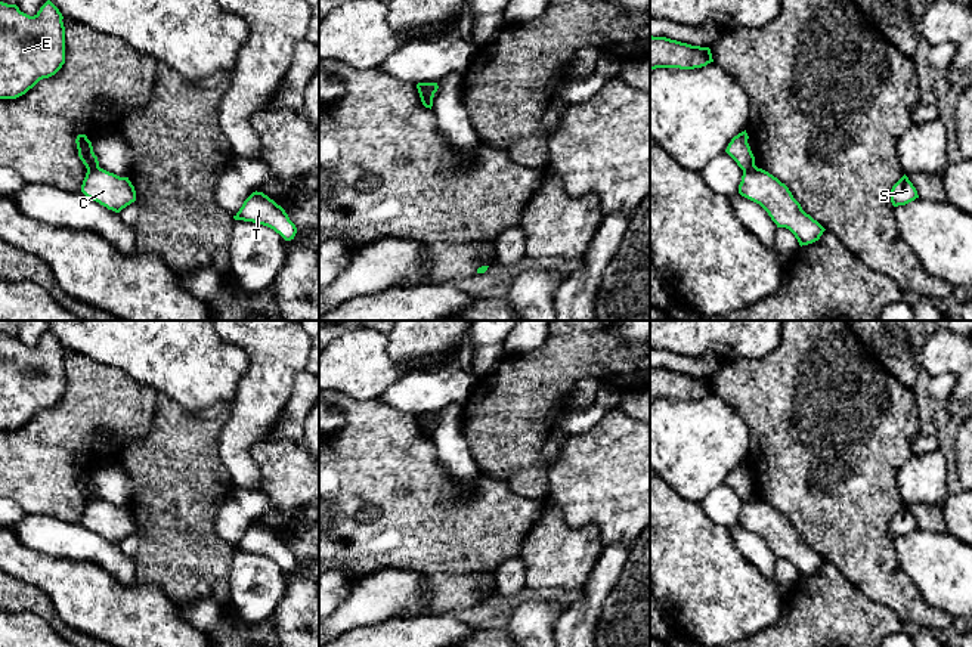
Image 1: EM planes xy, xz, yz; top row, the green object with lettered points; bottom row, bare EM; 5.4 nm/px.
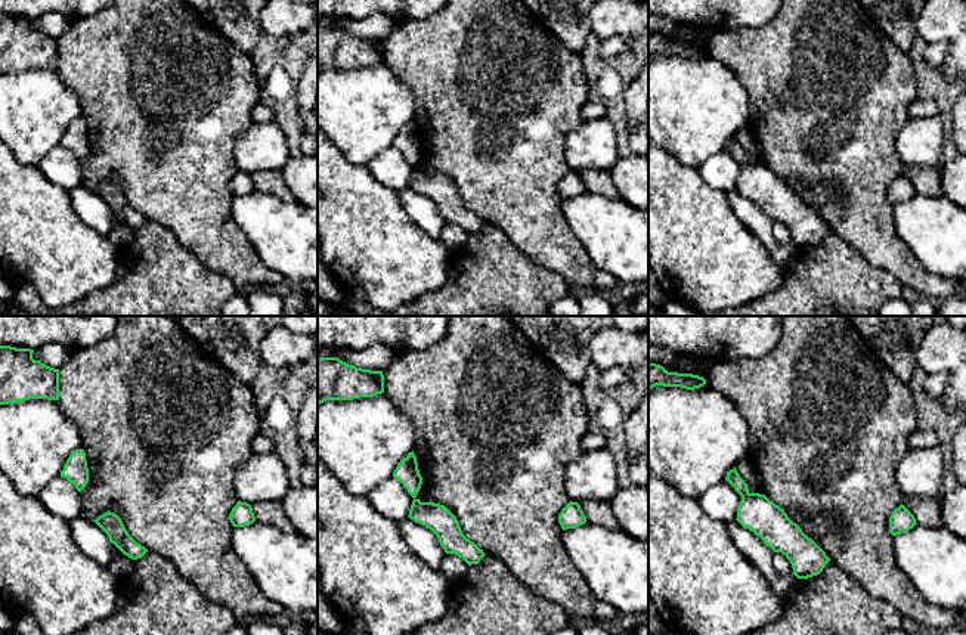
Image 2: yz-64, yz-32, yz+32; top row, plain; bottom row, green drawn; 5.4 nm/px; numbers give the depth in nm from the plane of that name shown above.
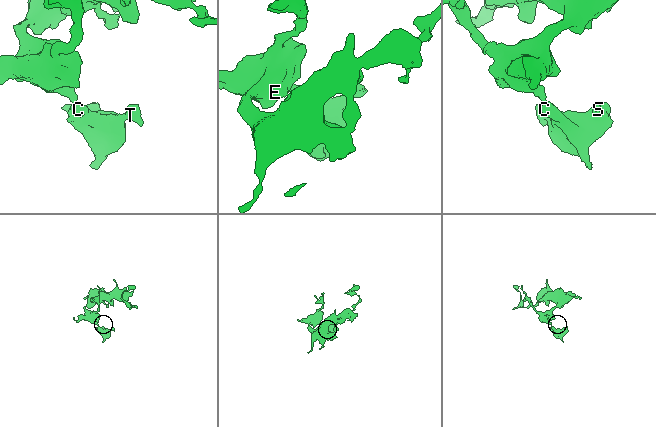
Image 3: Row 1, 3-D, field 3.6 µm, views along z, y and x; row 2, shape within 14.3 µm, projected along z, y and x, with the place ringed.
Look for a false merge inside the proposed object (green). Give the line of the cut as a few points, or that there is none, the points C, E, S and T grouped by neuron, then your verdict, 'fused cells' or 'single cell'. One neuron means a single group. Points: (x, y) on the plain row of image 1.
cut xy (98, 497), (87, 501); groups C S T / E; fused cells

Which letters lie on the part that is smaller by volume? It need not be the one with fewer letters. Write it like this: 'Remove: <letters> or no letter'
Remove: C, S, T

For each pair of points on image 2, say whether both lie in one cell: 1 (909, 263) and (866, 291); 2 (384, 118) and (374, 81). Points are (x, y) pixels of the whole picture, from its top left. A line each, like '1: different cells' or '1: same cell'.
1: different cells
2: same cell

